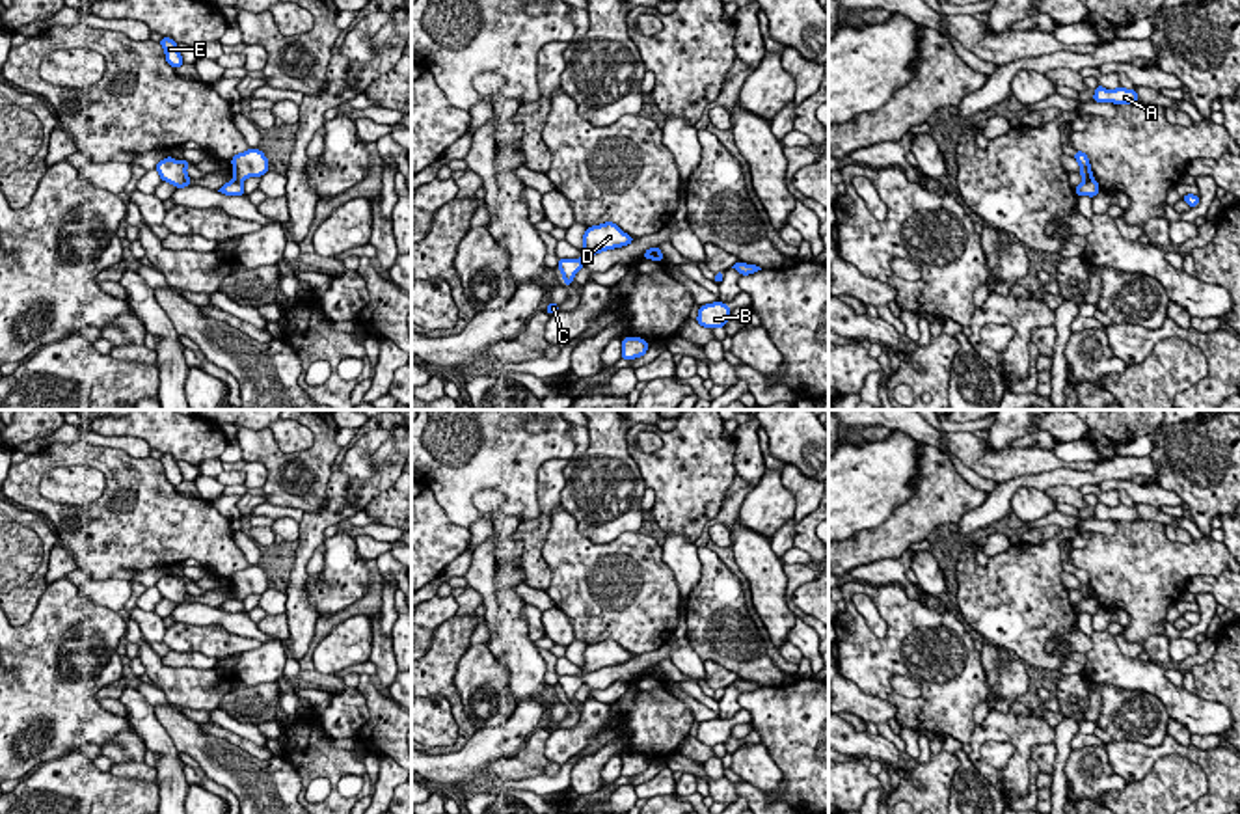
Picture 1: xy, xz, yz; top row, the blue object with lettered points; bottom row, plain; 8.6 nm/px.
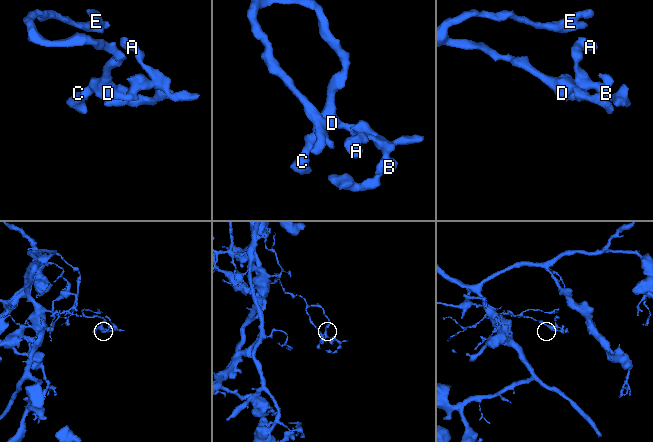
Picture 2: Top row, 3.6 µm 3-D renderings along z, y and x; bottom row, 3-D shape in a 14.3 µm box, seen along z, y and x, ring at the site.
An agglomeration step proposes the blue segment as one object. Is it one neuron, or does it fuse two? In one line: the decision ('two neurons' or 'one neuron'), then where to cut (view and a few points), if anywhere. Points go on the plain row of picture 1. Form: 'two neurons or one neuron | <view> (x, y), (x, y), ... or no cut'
two neurons | yz (1091, 595), (1084, 598)

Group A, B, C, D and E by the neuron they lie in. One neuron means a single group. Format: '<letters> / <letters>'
A B / C D E

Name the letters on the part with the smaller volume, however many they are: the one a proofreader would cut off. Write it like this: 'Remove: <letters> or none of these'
Remove: A, B

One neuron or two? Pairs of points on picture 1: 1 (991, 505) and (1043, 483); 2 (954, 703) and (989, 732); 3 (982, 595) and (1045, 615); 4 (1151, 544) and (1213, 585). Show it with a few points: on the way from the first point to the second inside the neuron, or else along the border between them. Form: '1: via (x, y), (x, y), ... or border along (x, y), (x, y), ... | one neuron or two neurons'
1: via (1004, 492), (1019, 481), (1030, 481) | one neuron
2: border along (974, 725), (969, 742) | two neurons
3: via (997, 600), (1030, 606) | one neuron
4: border along (1220, 574), (1209, 578) | two neurons

